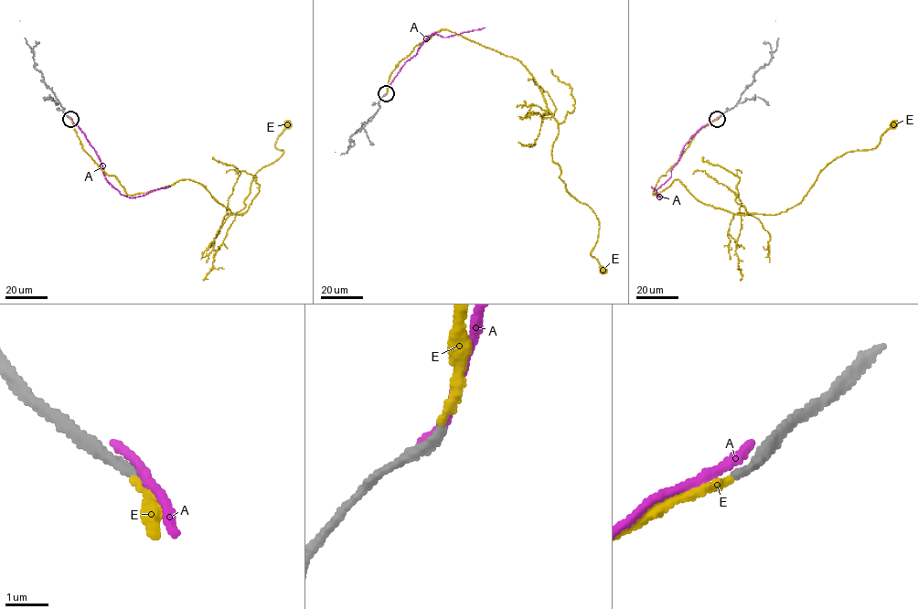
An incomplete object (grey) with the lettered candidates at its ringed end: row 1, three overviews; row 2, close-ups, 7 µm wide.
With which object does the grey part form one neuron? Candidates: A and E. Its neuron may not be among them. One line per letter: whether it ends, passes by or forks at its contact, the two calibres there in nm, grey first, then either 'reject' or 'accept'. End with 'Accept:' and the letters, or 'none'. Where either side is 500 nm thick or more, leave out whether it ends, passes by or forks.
A: it ends there; 280 nm thick on the grey side, 280 nm on the other; reject
E: it ends there; 240 nm thick on the grey side, 200 nm on the other; accept
Accept: E

